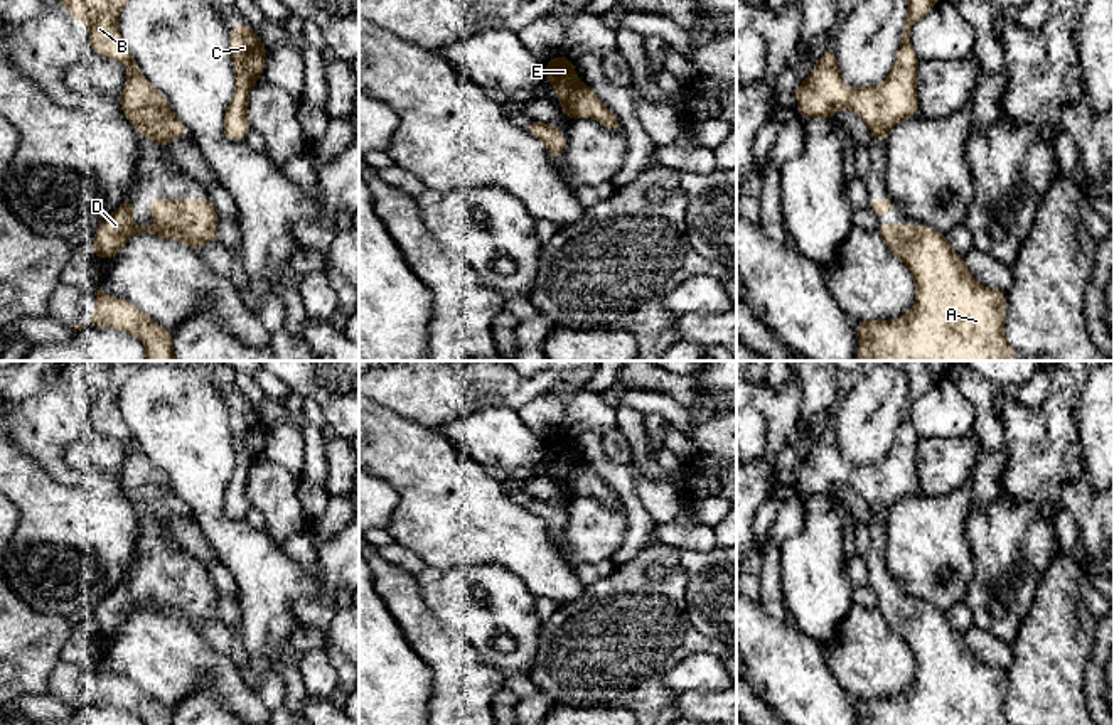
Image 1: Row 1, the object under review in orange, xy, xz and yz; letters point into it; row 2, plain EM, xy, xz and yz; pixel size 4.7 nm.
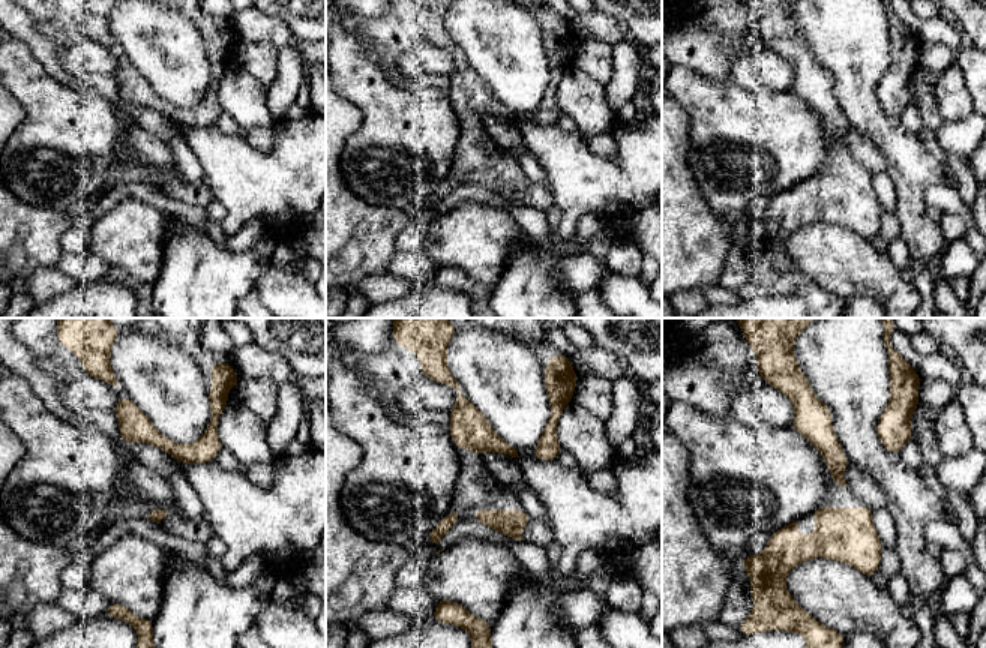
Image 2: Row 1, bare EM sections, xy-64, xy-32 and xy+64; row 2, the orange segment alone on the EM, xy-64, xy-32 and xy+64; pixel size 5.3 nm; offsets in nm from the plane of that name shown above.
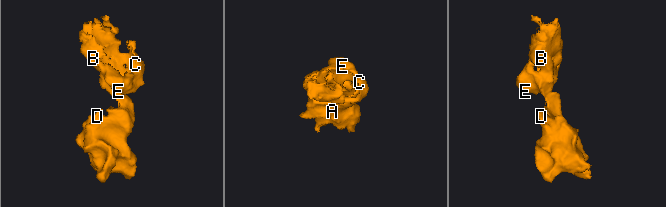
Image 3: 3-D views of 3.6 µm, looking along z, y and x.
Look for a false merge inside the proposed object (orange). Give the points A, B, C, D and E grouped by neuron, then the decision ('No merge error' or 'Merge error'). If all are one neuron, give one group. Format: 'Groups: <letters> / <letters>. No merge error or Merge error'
Groups: A B C D E. No merge error

